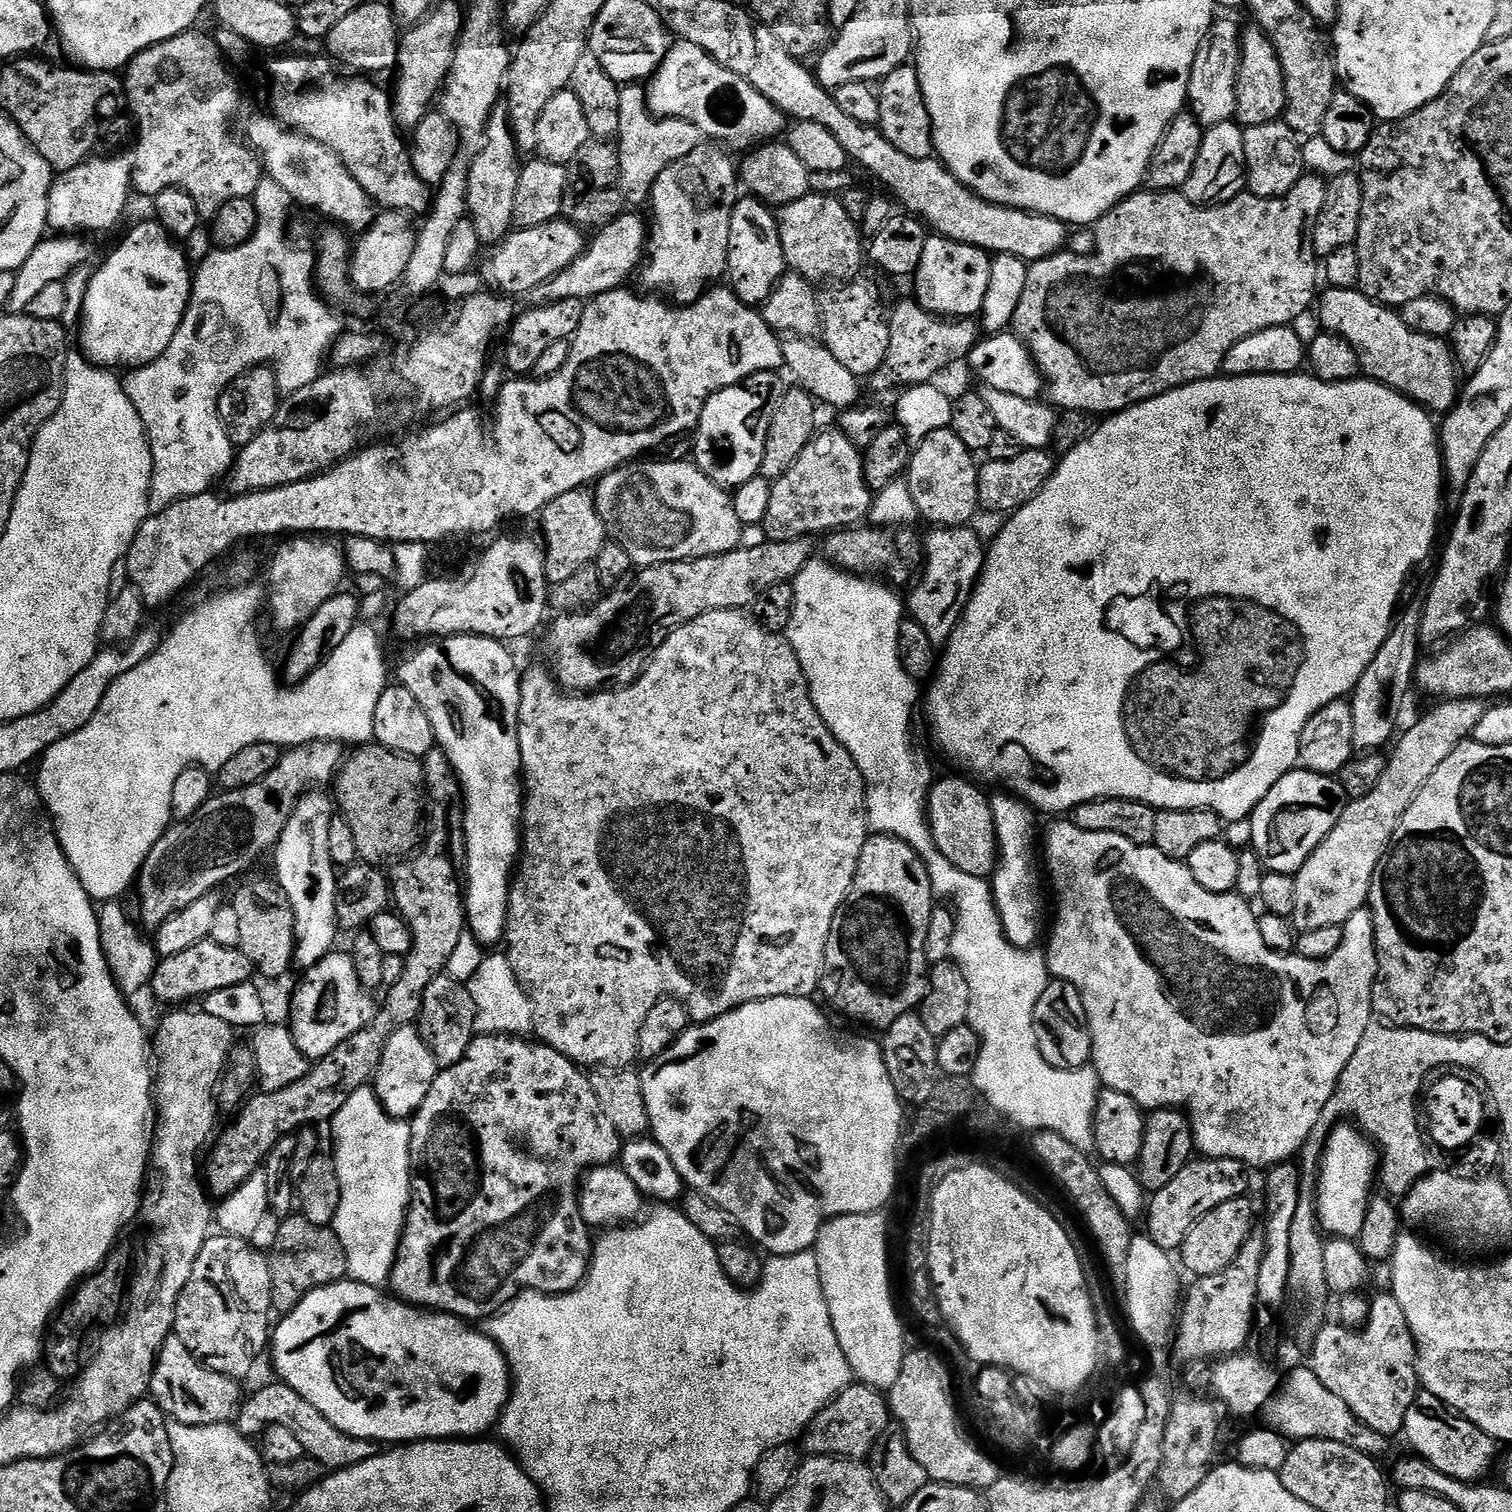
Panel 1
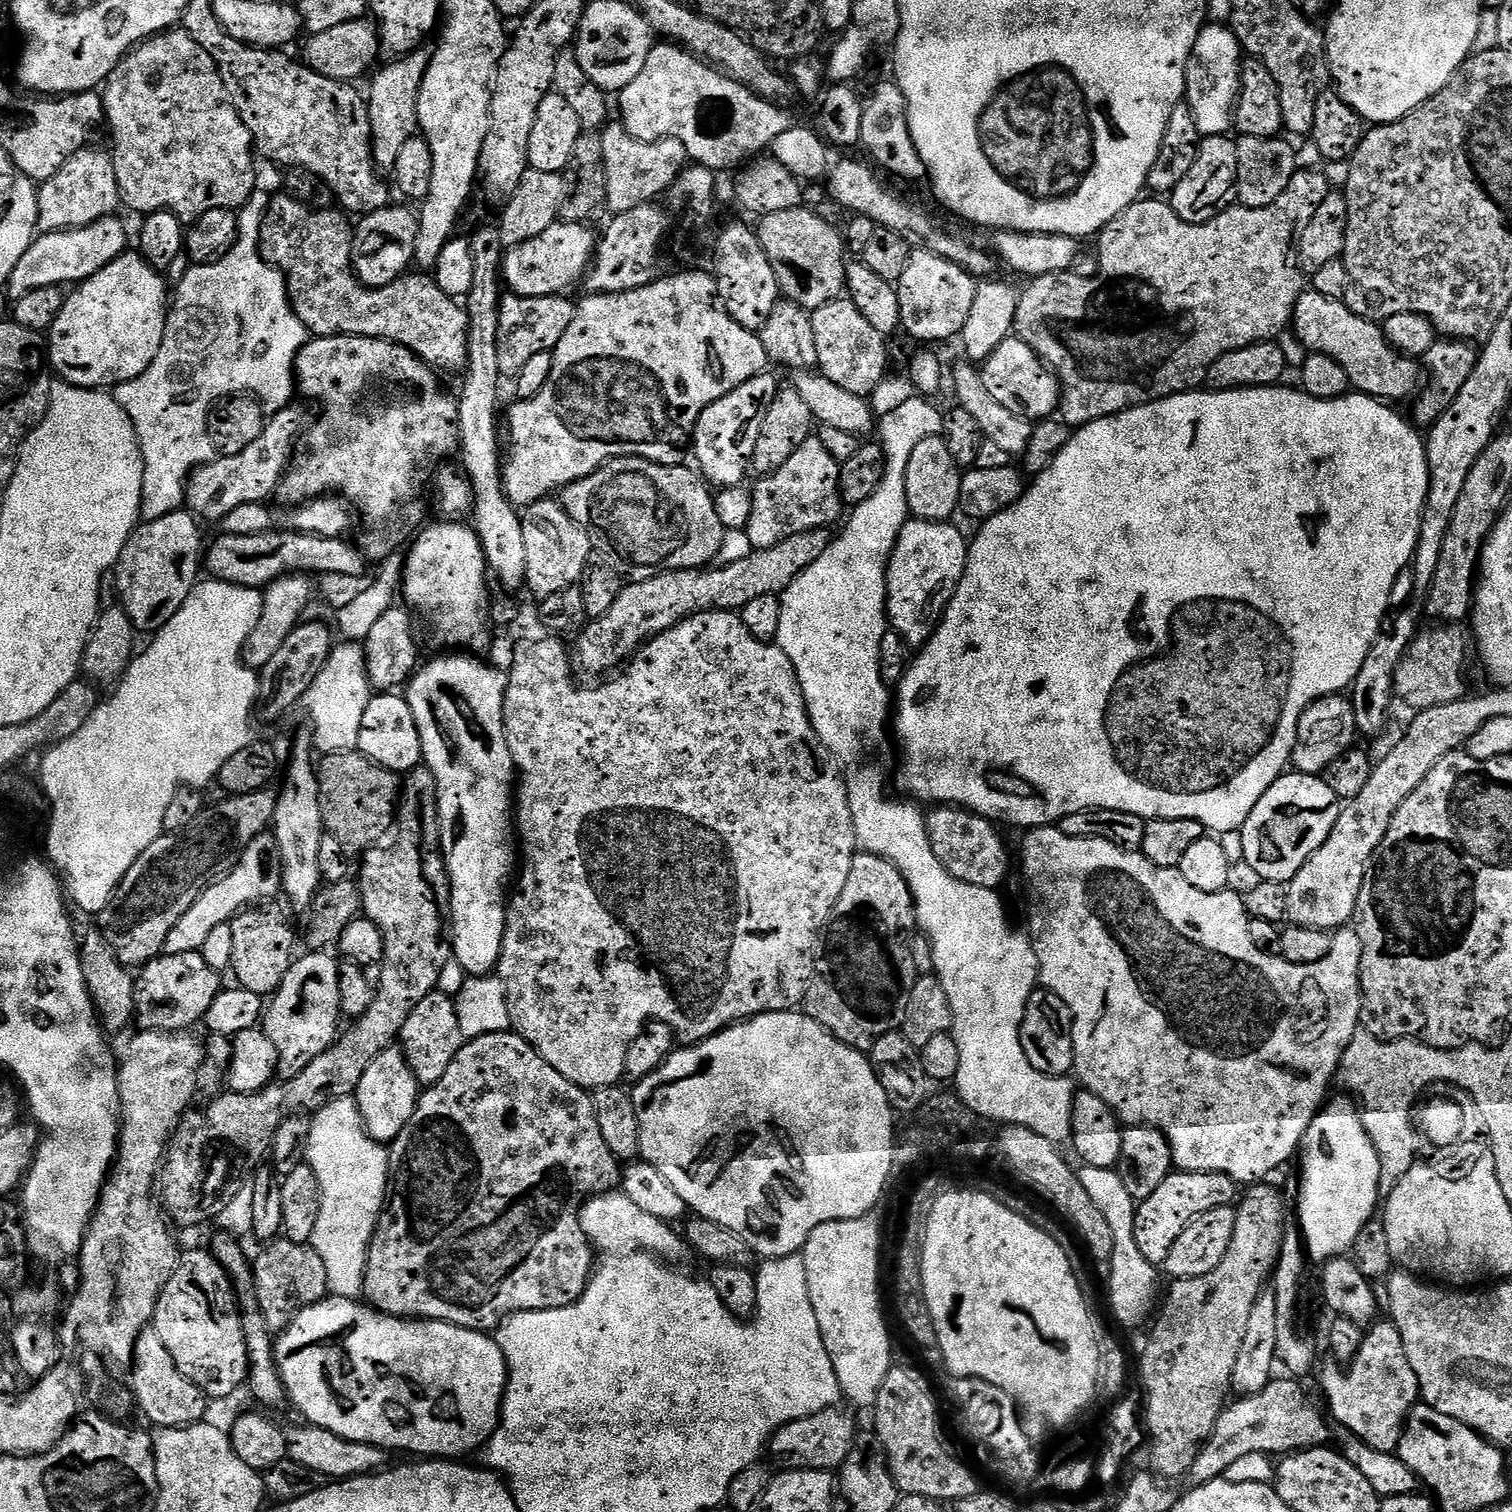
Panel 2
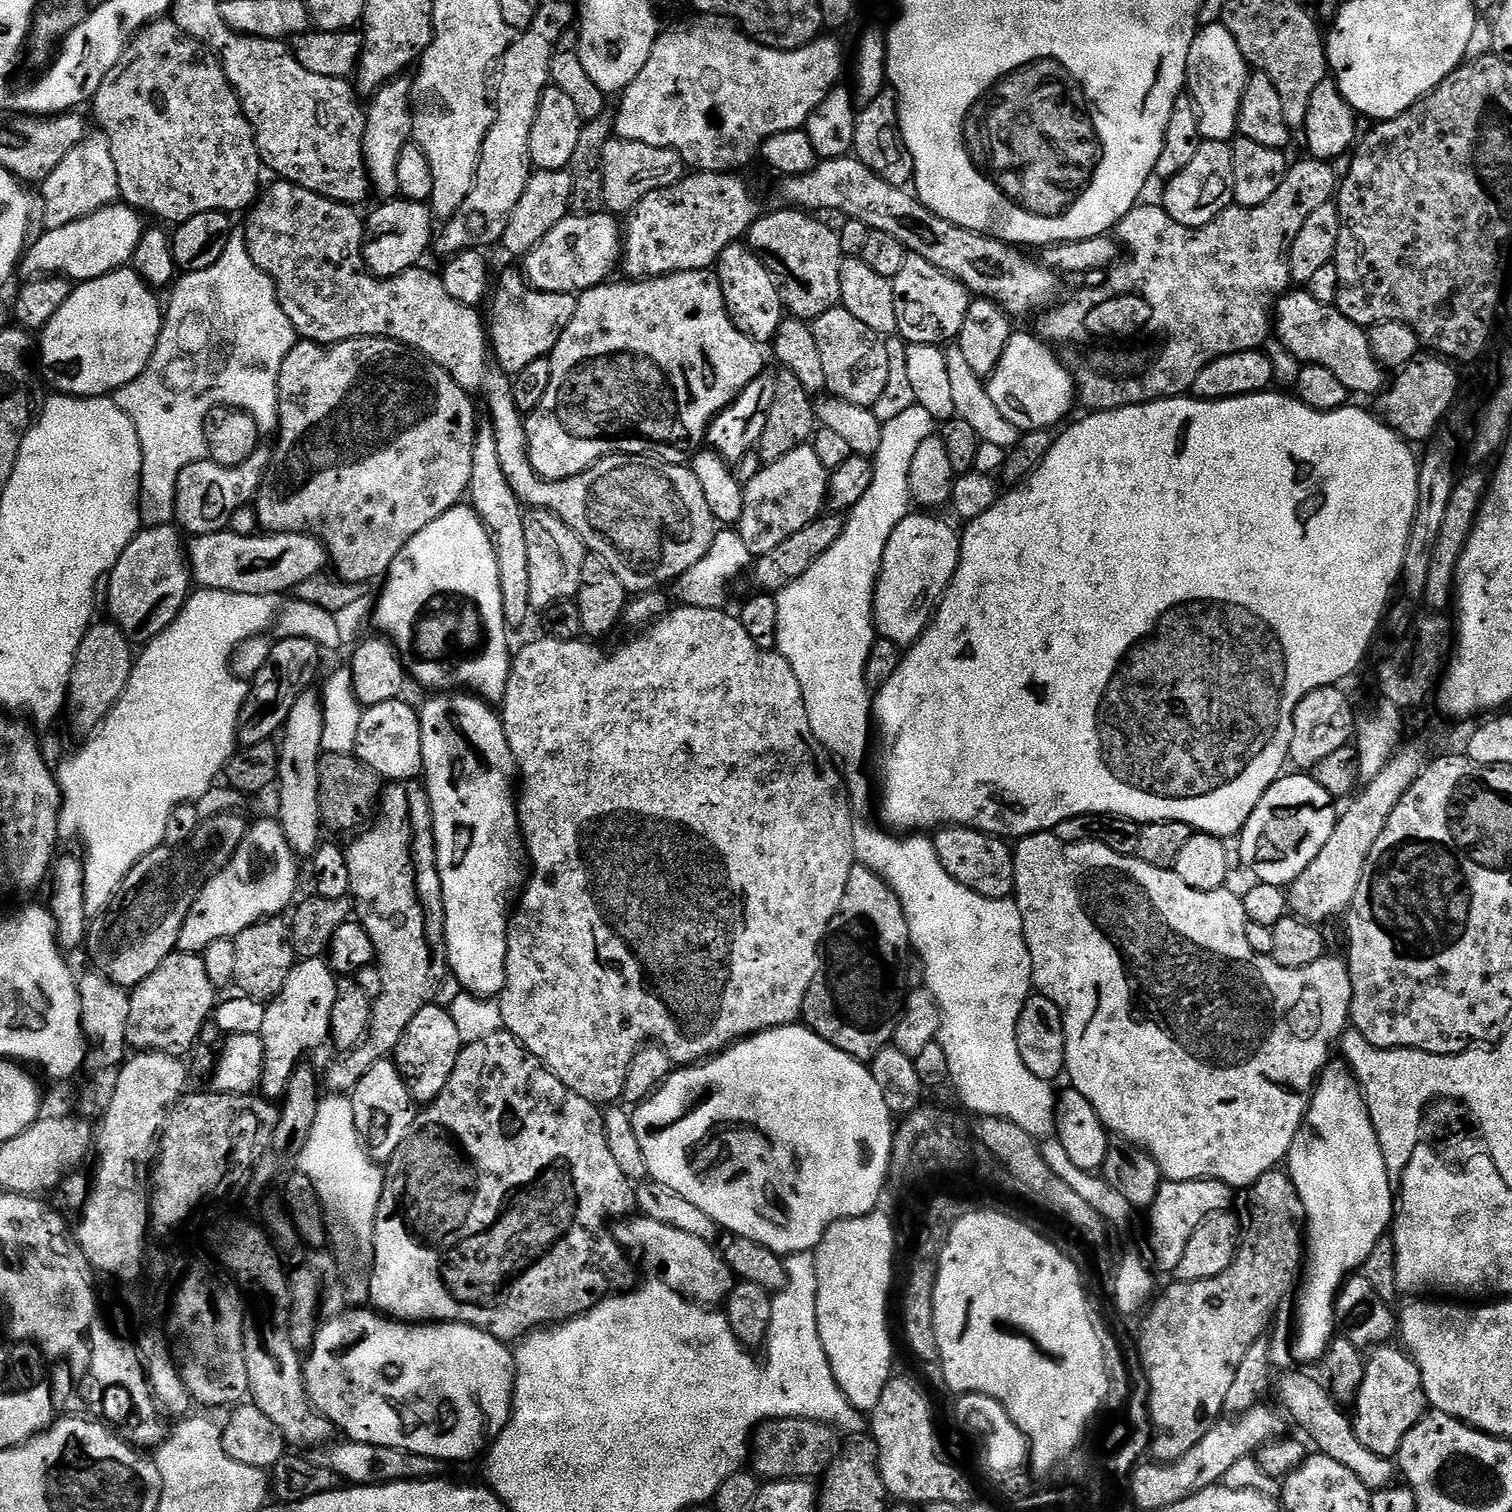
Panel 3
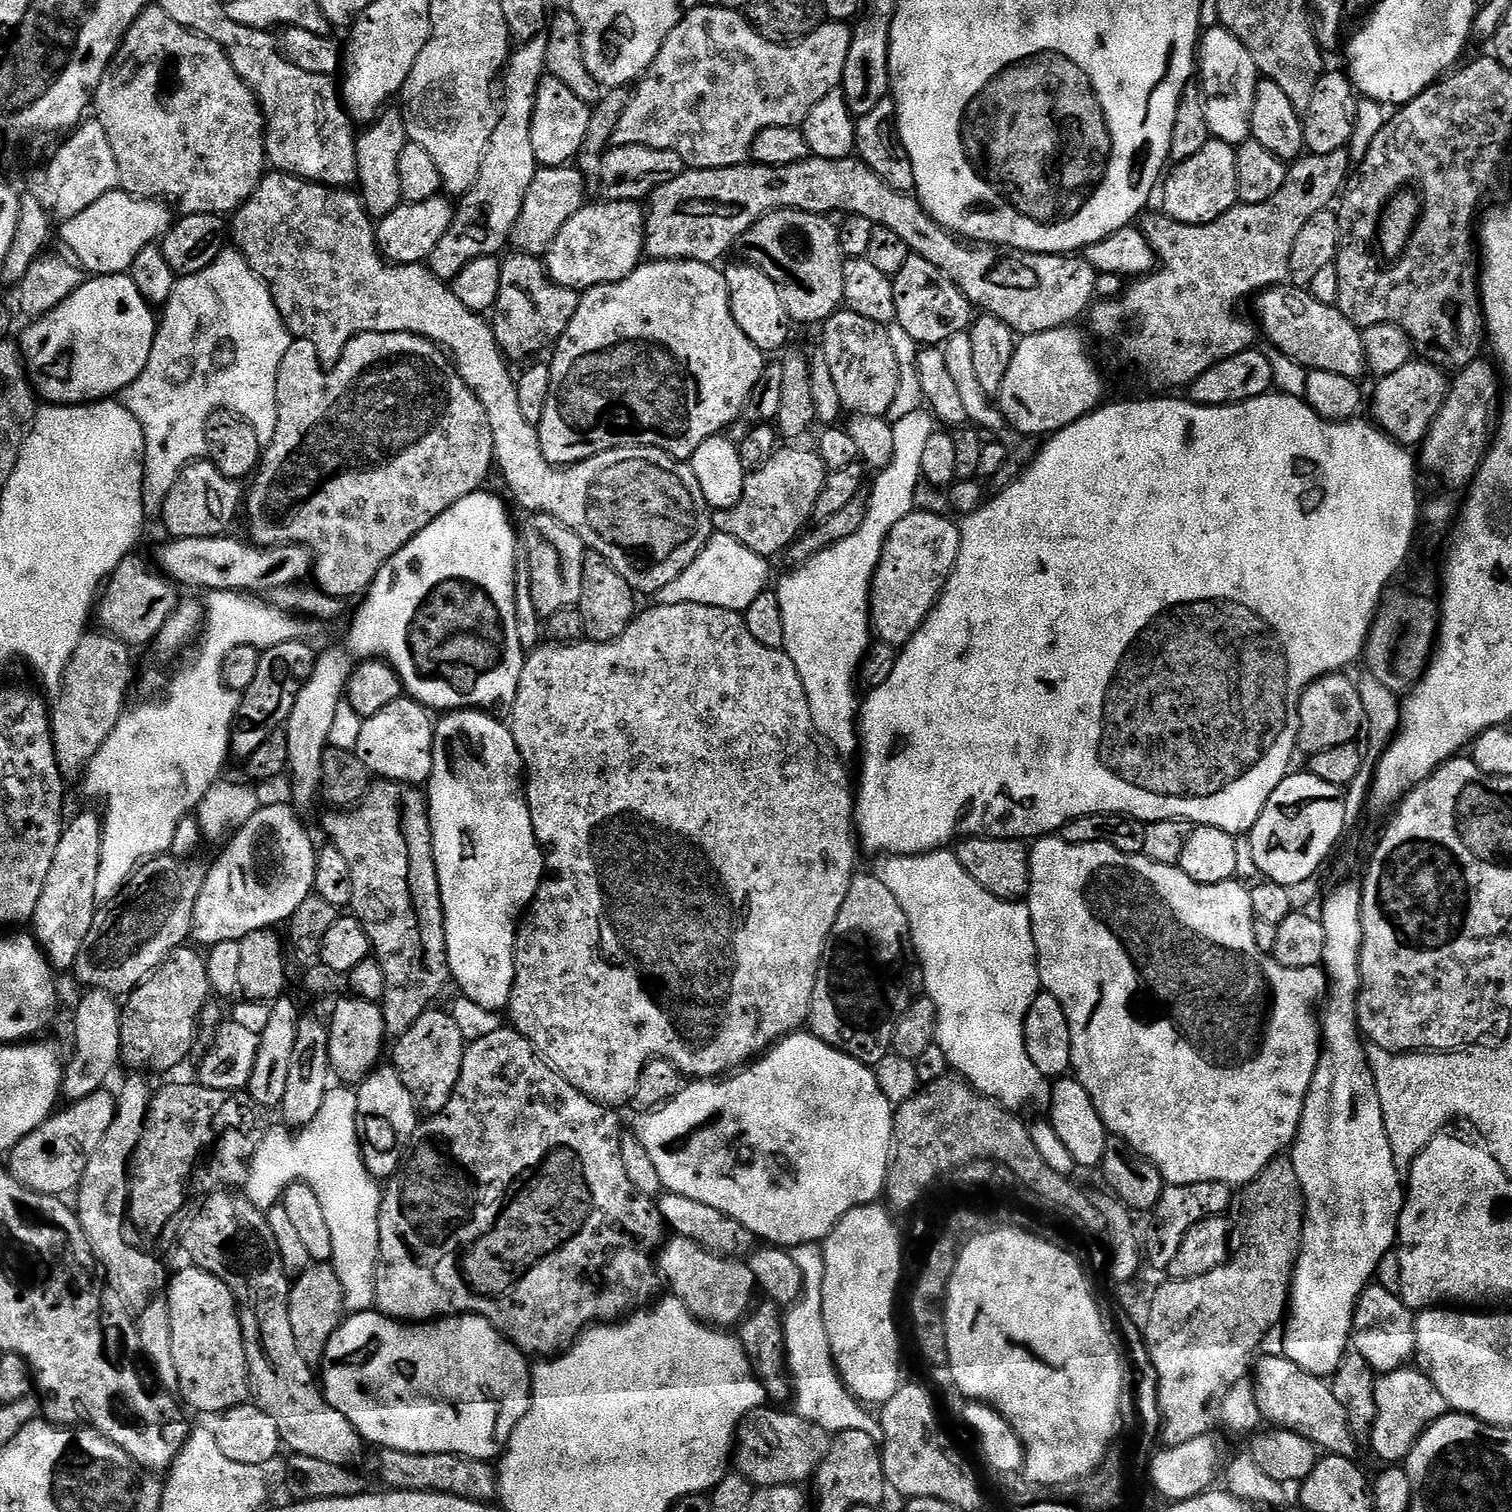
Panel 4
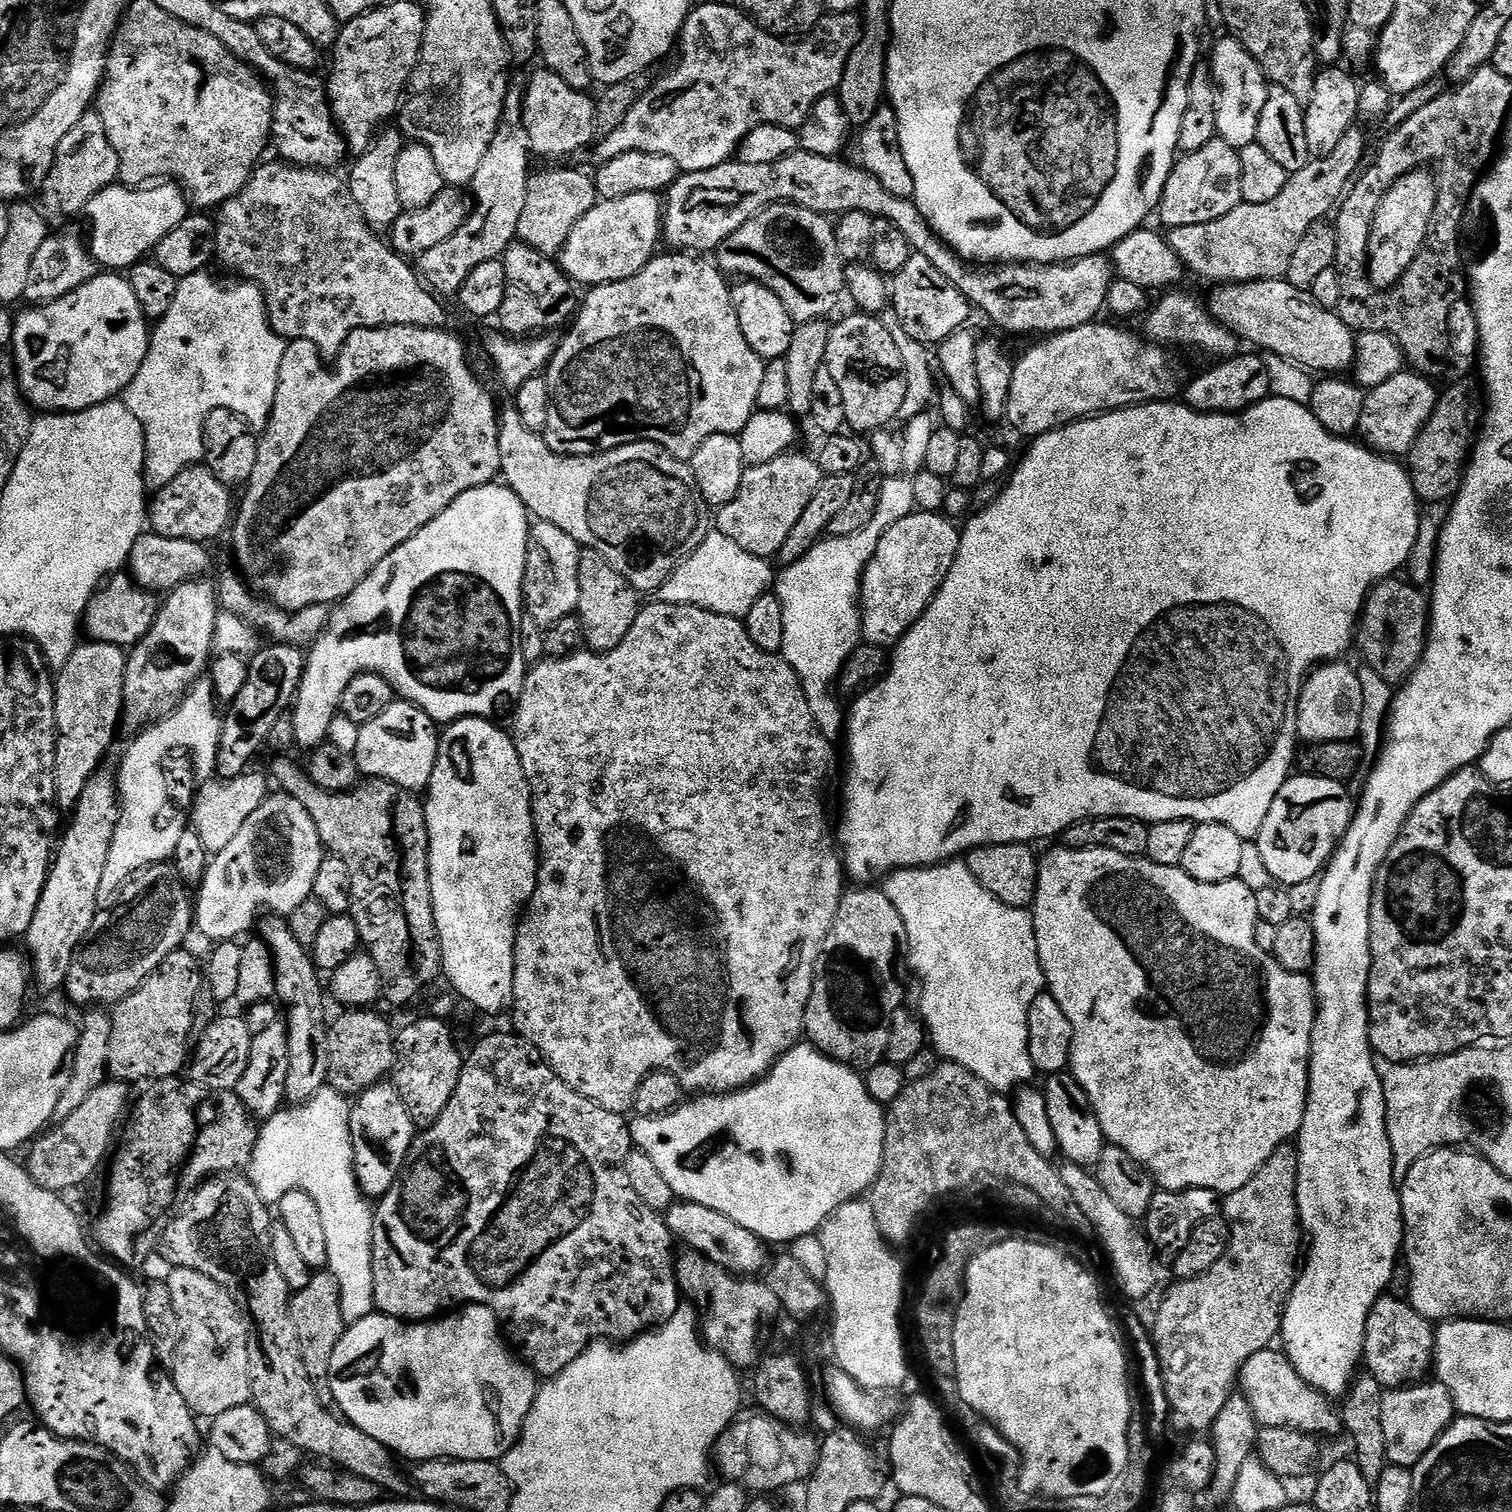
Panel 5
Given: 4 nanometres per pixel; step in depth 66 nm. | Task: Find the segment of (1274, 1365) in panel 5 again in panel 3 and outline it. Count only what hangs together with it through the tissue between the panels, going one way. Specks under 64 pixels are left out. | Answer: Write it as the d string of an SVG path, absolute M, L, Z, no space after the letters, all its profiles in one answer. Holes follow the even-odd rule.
M1288 1372L1280 1381L1274 1384L1279 1407L1290 1417L1291 1423L1297 1424L1314 1443L1323 1455L1334 1458L1334 1462L1342 1462L1346 1470L1354 1470L1362 1486L1366 1486L1371 1492L1377 1492L1383 1488L1393 1487L1395 1476L1398 1476L1398 1468L1387 1456L1374 1454L1374 1450L1366 1450L1362 1442L1358 1442L1353 1421L1343 1407L1333 1399L1329 1389L1319 1384L1312 1376L1304 1372Z

